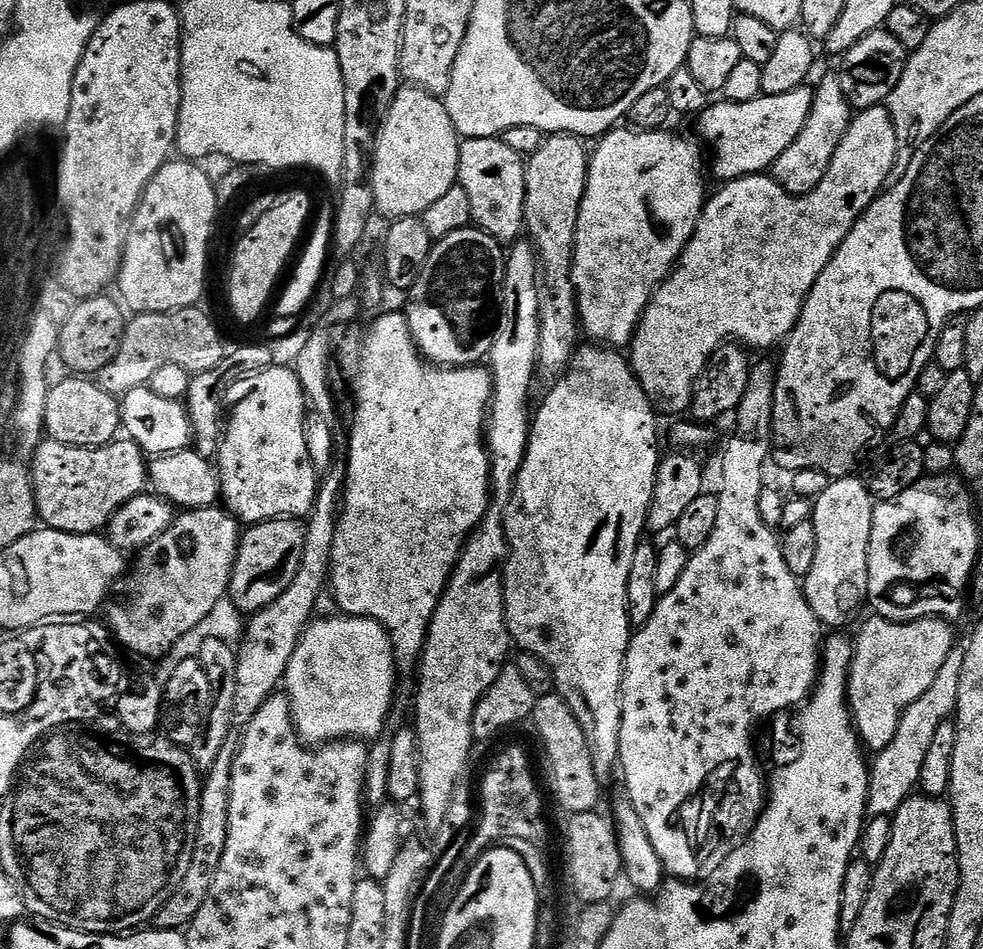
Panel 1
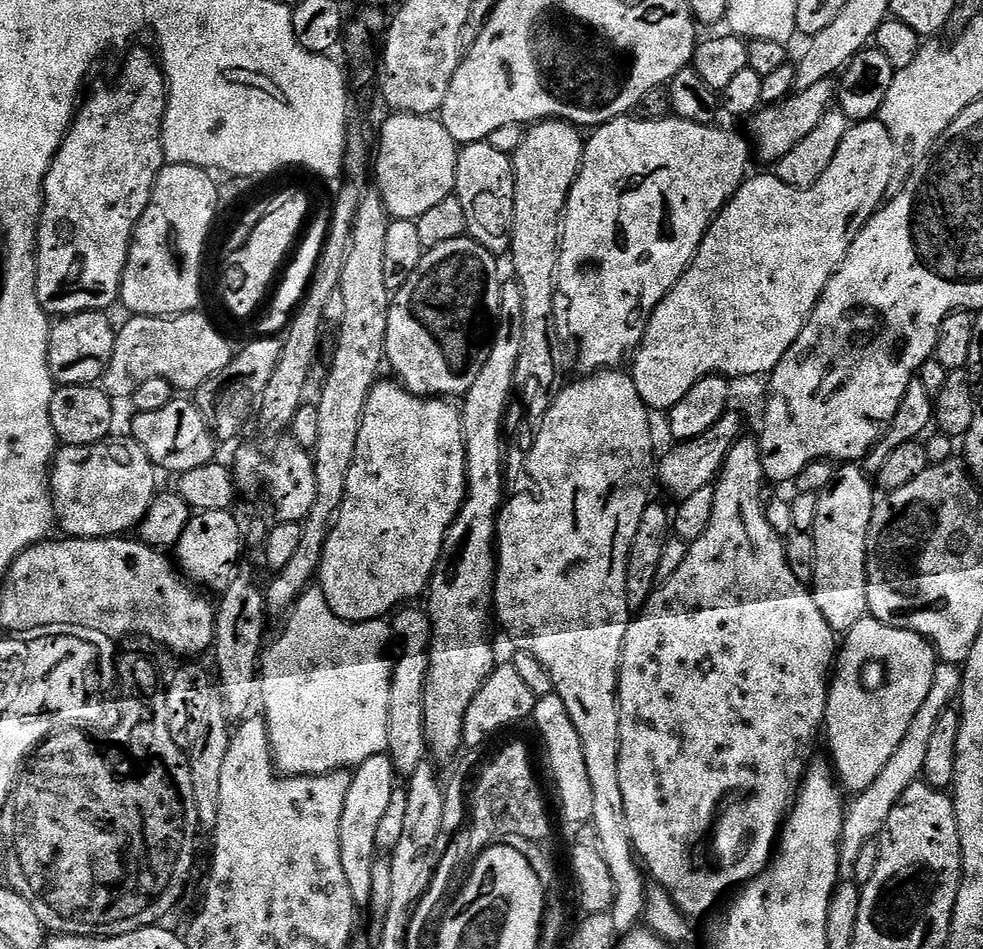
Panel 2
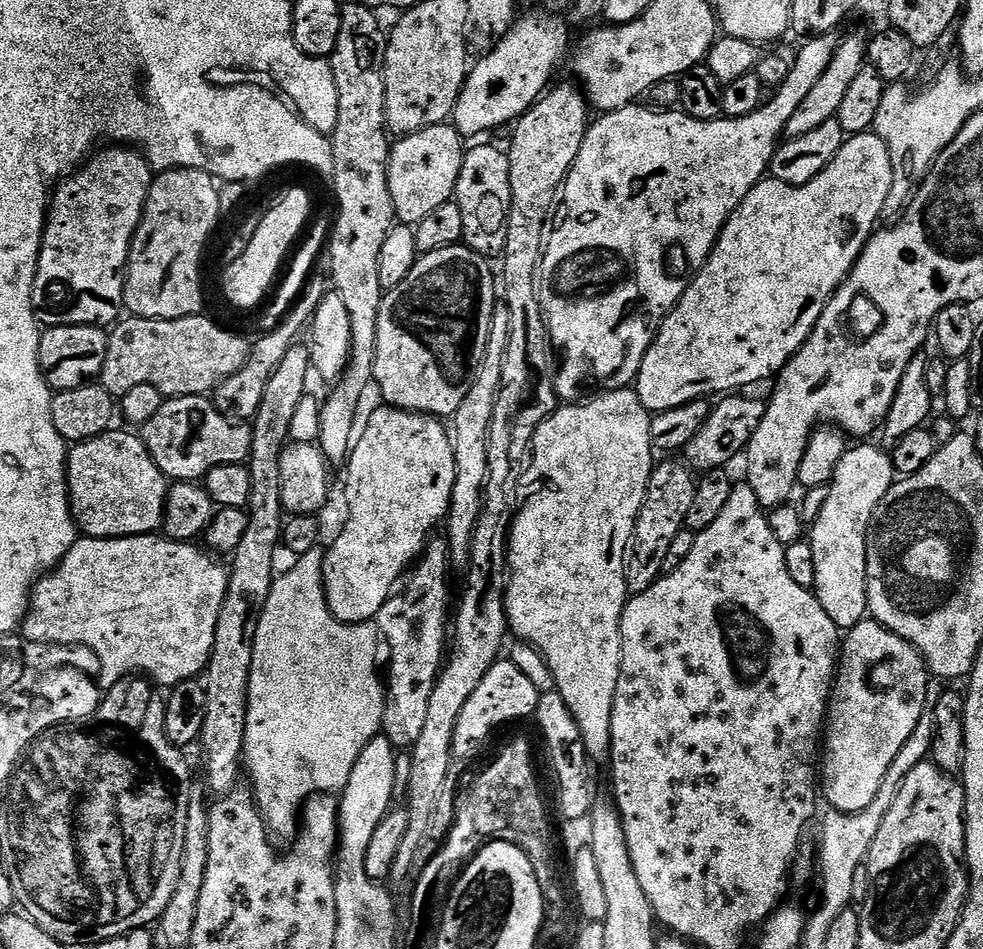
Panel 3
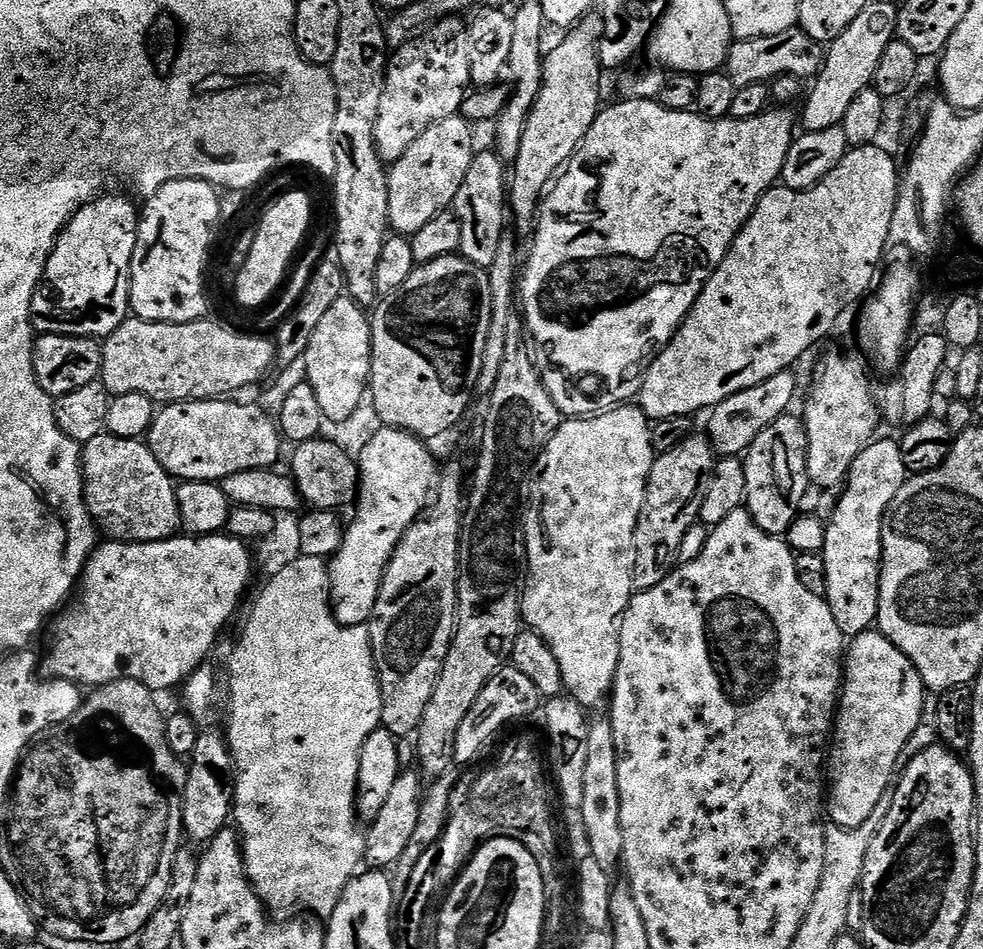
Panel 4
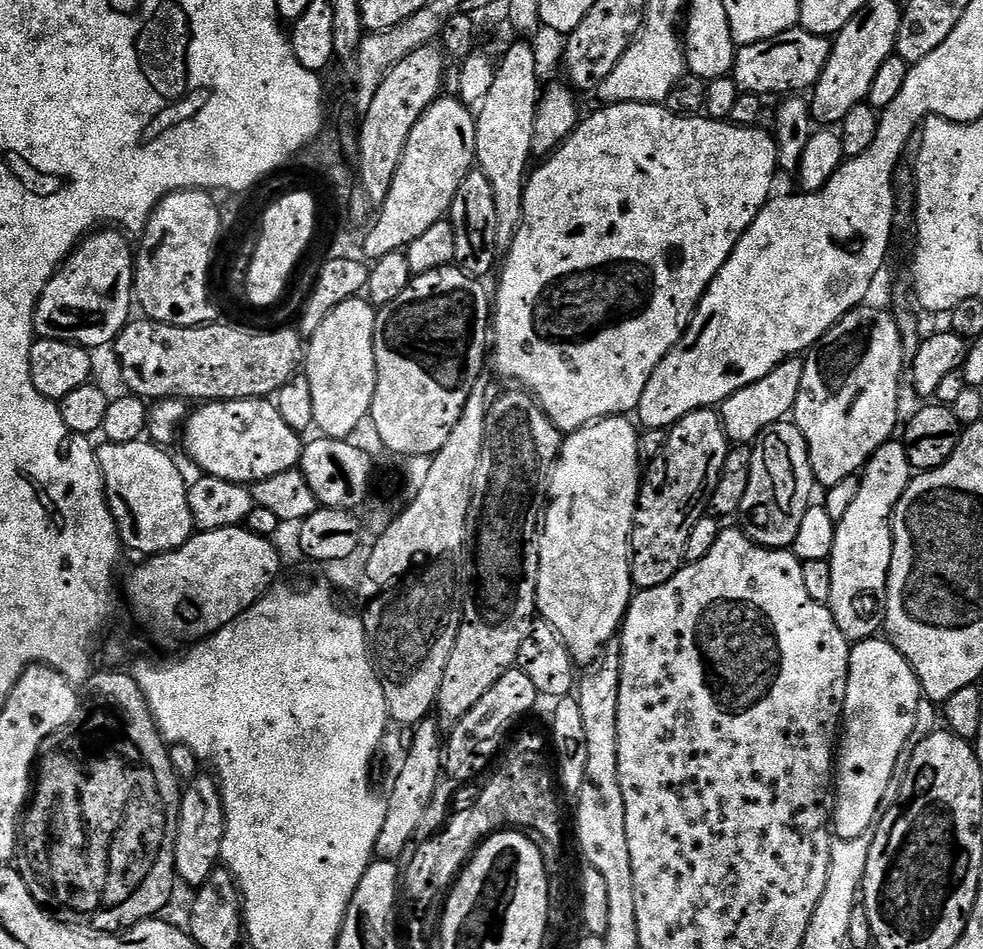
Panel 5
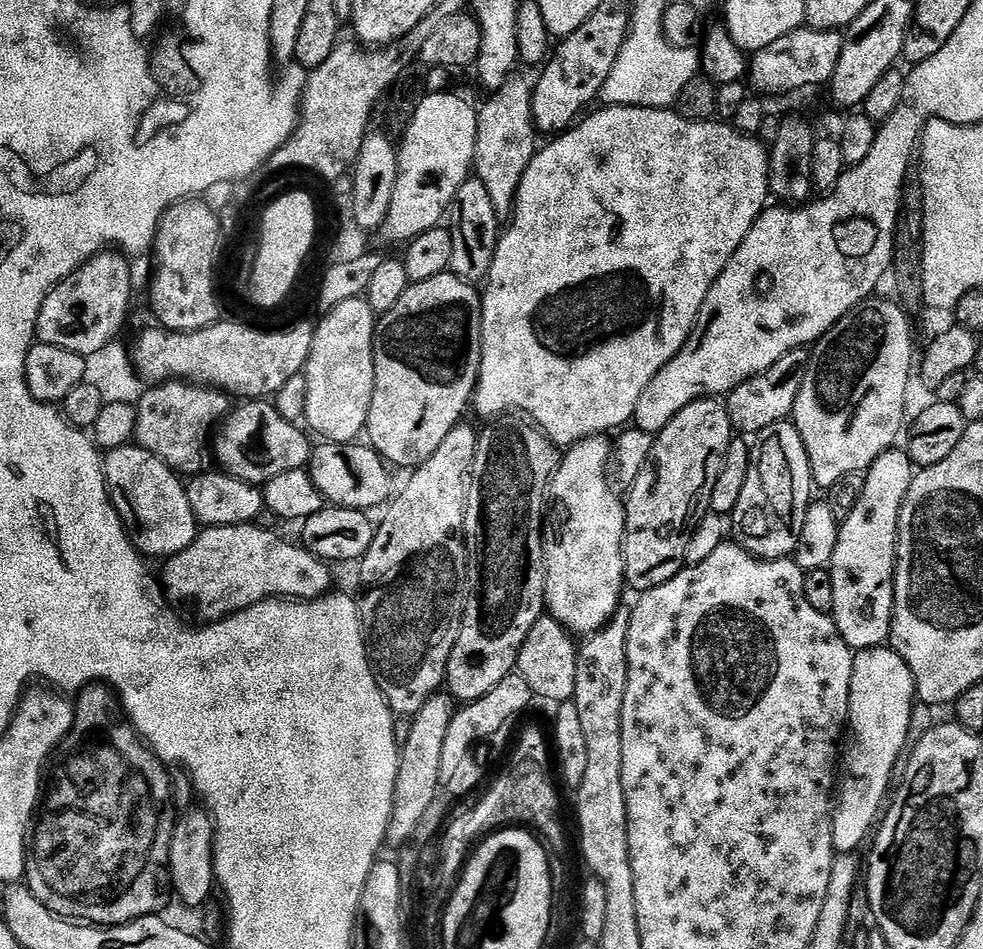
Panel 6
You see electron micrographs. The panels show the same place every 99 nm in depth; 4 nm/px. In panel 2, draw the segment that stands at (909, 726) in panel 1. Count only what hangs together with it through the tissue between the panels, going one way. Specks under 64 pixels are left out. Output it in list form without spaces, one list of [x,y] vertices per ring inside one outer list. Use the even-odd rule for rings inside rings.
[[[937,663],[934,674],[934,686],[930,686],[930,695],[926,702],[922,702],[922,710],[914,714],[914,722],[910,722],[910,730],[906,738],[902,738],[902,746],[894,750],[894,758],[886,762],[882,774],[874,778],[874,782],[862,793],[855,797],[856,800],[847,805],[846,819],[844,822],[844,839],[840,846],[840,875],[848,878],[853,875],[852,867],[858,859],[858,854],[867,843],[875,841],[888,827],[890,814],[898,805],[902,794],[911,784],[921,779],[926,766],[926,750],[930,747],[930,737],[934,735],[934,726],[938,726],[938,718],[947,708],[953,707],[954,701],[960,695],[960,688],[964,685],[964,674],[961,665]]]

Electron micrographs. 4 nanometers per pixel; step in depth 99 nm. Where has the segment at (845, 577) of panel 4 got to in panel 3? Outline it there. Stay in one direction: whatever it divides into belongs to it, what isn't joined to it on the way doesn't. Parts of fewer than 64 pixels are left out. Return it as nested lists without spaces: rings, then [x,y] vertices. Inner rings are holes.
[[[860,442],[857,448],[849,447],[842,454],[842,462],[838,462],[838,466],[832,475],[832,482],[828,485],[828,497],[826,498],[826,506],[822,506],[822,514],[818,514],[818,518],[810,526],[810,543],[814,550],[814,567],[817,569],[816,587],[814,589],[818,602],[822,606],[822,610],[826,610],[826,614],[830,614],[830,618],[841,630],[847,630],[856,625],[859,620],[865,619],[869,615],[868,610],[868,529],[872,527],[872,516],[876,512],[876,508],[882,502],[882,498],[886,498],[886,494],[892,489],[894,483],[894,469],[892,467],[891,455],[883,447],[868,444],[872,442]]]

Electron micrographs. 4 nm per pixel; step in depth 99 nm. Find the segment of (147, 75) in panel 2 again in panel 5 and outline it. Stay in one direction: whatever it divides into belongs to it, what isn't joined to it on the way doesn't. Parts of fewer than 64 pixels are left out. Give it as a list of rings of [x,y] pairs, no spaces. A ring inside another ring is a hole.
[[[96,230],[84,237],[52,275],[36,303],[35,335],[97,350],[113,343],[134,312],[134,248],[120,230]]]

